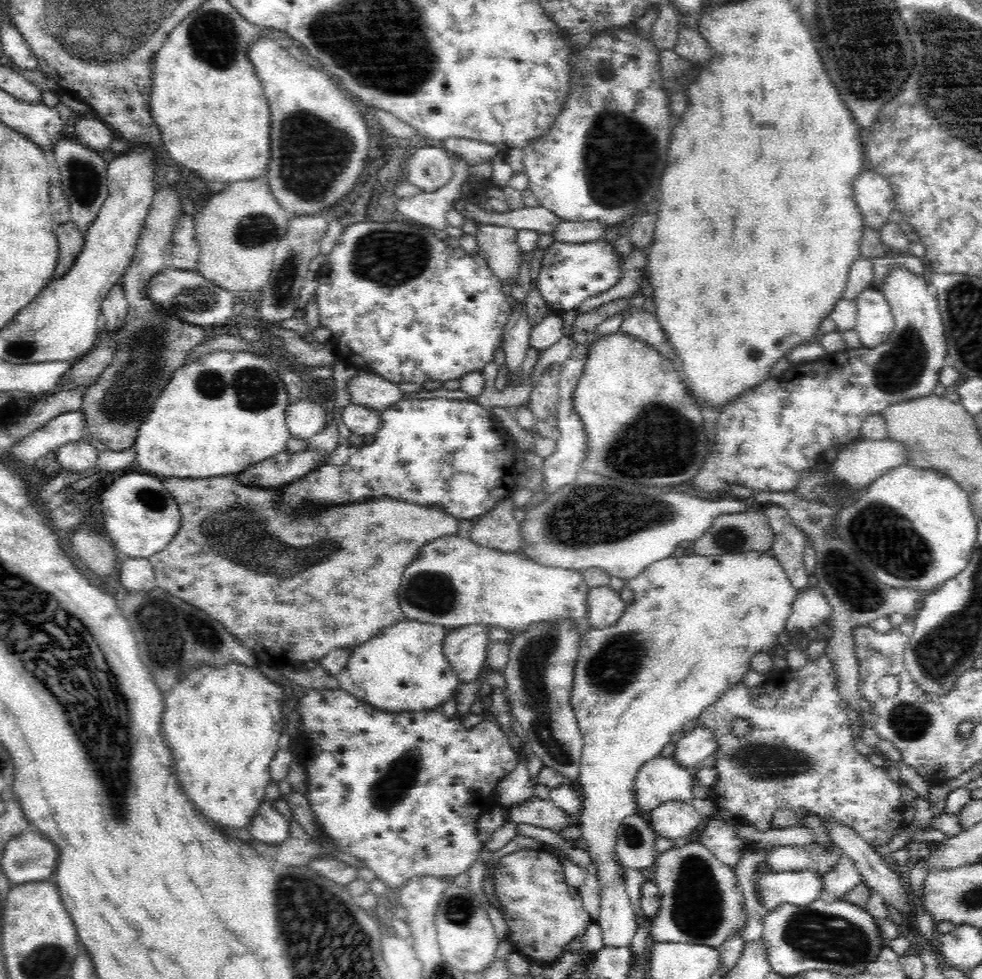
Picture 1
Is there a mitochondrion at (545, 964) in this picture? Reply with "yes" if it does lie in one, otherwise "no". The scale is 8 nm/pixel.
no

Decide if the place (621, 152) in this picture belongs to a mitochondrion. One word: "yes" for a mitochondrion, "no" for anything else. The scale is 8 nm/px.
yes

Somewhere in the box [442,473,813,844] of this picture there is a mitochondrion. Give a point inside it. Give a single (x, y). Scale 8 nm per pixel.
(589, 514)

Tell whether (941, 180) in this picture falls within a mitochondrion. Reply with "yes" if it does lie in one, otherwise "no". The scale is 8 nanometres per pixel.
no

